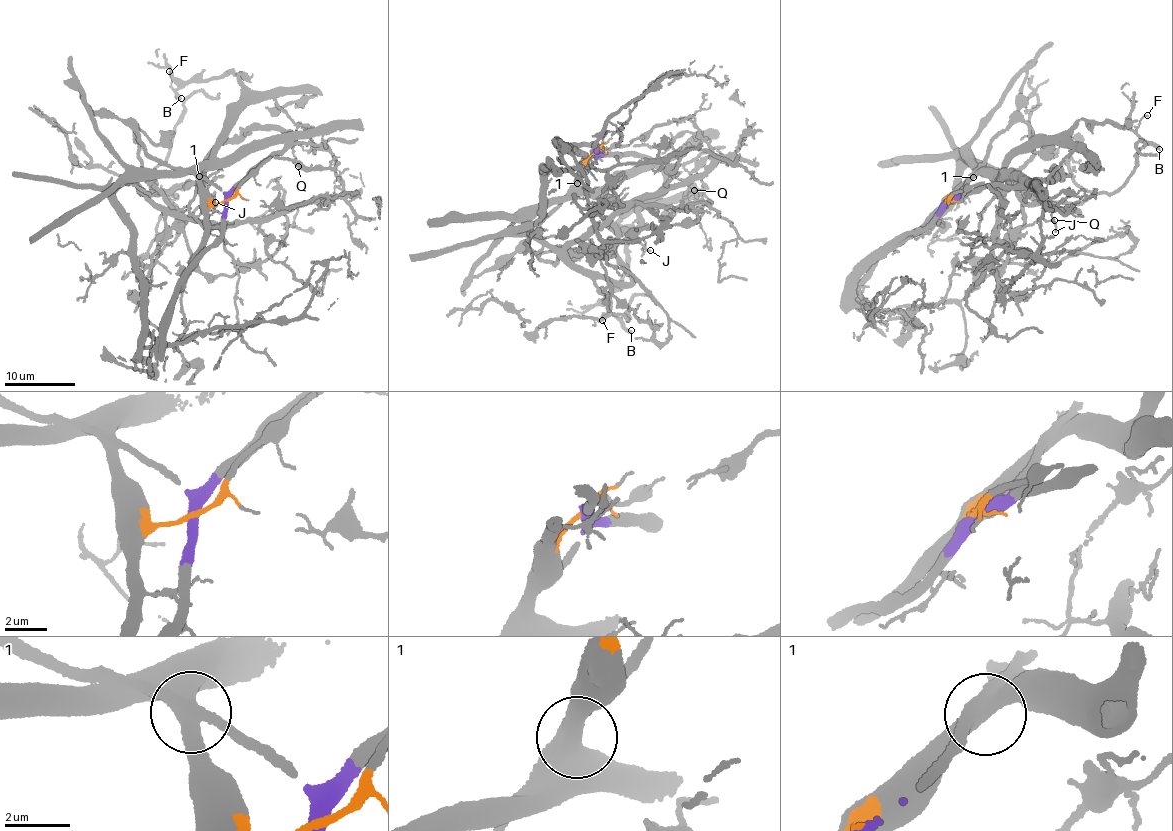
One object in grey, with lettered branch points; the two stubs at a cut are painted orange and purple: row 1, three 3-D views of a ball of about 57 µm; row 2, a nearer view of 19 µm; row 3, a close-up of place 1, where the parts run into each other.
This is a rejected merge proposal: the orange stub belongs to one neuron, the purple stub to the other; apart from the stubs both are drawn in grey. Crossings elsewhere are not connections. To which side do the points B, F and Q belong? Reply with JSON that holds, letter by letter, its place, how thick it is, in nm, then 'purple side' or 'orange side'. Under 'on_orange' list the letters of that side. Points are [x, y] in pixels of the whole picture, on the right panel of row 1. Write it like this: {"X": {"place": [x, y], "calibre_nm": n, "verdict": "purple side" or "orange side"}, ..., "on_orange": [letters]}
{"B": {"place": [1159, 149], "calibre_nm": 360, "verdict": "orange side"}, "F": {"place": [1147, 115], "calibre_nm": 120, "verdict": "orange side"}, "Q": {"place": [1054, 220], "calibre_nm": 130, "verdict": "purple side"}, "on_orange": ["B", "F"]}

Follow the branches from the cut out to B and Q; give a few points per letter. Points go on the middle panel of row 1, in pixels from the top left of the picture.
B: (595, 153), (577, 182), (600, 189), (620, 213), (628, 263), (608, 306), (631, 331)
Q: (595, 153), (644, 154), (661, 162), (682, 164), (690, 173), (692, 189), (685, 196), (689, 188), (695, 191)

